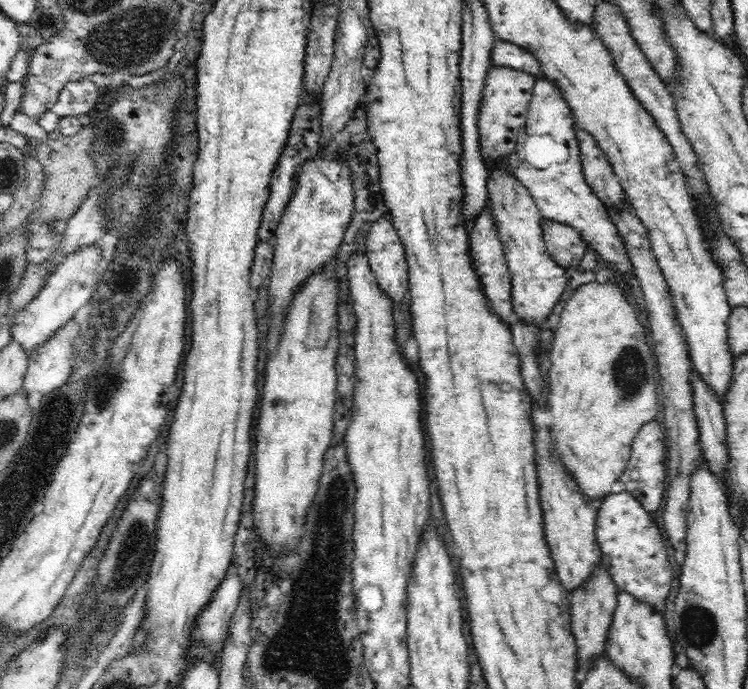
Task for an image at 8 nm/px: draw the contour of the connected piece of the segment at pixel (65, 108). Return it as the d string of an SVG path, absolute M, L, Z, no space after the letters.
M82 78L78 82L68 82L52 110L60 118L92 114L99 92L98 87L88 78Z

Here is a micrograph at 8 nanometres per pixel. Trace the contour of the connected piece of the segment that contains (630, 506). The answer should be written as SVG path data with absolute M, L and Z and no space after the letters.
M630 492L606 496L598 510L596 538L602 548L602 564L610 570L617 592L629 592L638 602L649 604L664 613L674 570L668 561L660 528L656 522L652 522L648 511L644 510L638 500L634 500Z

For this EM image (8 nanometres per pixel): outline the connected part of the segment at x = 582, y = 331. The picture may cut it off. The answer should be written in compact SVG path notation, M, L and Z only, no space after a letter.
M616 278L606 281L604 284L593 281L580 285L579 288L576 288L572 297L567 300L557 325L558 330L553 335L552 366L550 366L550 396L548 396L548 410L554 416L554 423L552 430L550 430L552 447L554 447L554 453L558 455L558 459L562 460L562 465L568 469L568 473L578 483L578 488L588 498L590 496L606 496L606 494L610 494L612 484L619 480L626 468L626 463L631 455L631 444L636 433L645 422L657 420L658 410L663 410L662 406L658 404L656 380L654 380L654 373L658 372L656 360L652 360L652 352L646 341L646 332L644 332L644 328L640 324L640 320L638 320L636 308L628 302L622 289L623 284Z

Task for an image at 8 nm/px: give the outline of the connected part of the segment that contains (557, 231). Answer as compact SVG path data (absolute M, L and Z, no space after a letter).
M546 218L541 220L541 229L548 253L557 261L558 266L564 270L571 266L578 267L587 249L578 230L566 223Z

